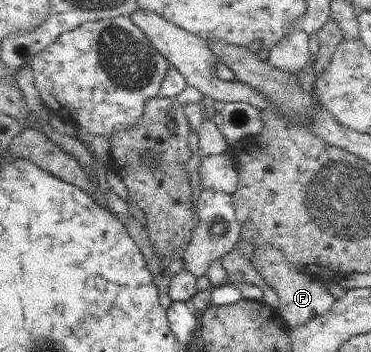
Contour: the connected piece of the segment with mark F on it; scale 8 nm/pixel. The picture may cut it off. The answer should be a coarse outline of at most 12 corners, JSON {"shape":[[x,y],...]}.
{"shape":[[243,222],[254,269],[277,293],[287,328],[323,316],[335,298]]}

